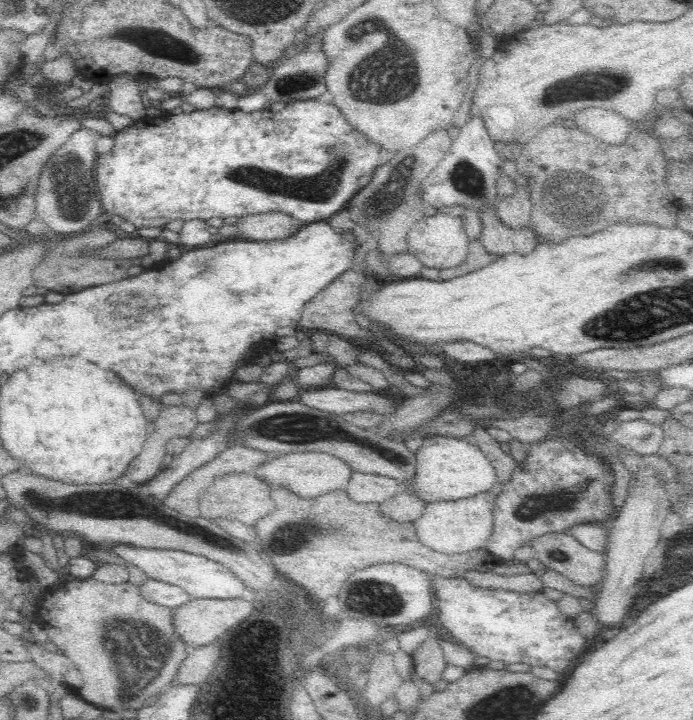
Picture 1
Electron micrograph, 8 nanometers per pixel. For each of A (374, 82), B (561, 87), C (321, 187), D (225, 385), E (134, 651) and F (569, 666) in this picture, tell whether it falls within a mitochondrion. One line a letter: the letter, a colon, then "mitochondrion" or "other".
A: mitochondrion
B: mitochondrion
C: mitochondrion
D: other
E: mitochondrion
F: other

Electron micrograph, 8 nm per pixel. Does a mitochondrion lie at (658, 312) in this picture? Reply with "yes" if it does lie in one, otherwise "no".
yes

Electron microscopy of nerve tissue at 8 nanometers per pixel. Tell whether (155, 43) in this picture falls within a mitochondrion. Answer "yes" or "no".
yes

